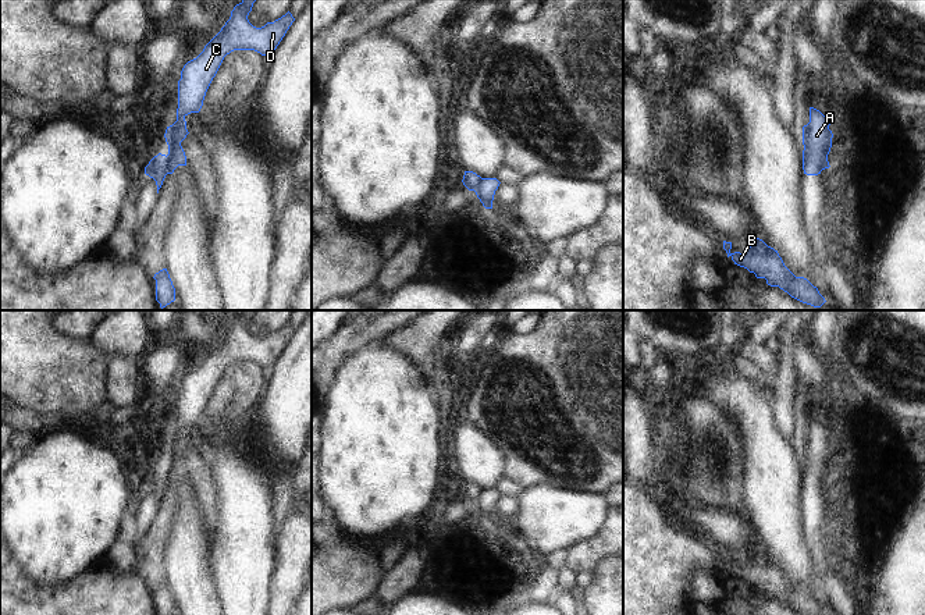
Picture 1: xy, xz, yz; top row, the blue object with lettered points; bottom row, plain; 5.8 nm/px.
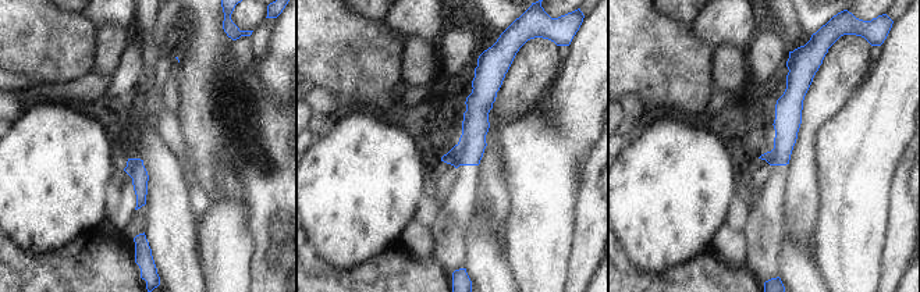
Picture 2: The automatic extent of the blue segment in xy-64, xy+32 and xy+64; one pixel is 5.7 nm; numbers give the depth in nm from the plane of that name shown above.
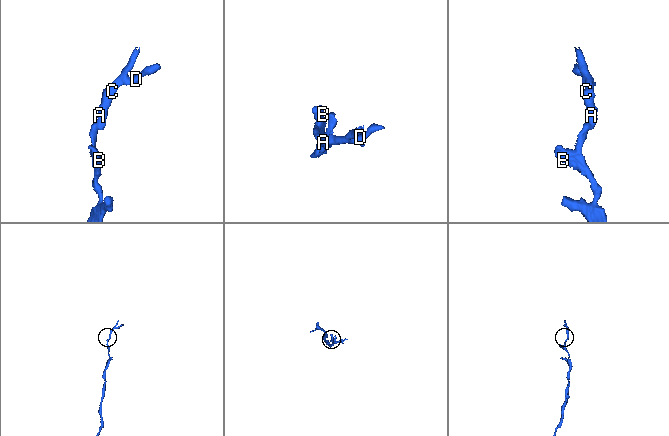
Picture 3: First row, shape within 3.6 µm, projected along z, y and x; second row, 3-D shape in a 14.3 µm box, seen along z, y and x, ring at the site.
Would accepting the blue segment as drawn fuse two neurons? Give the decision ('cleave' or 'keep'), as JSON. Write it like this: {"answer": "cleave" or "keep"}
{"answer": "cleave"}

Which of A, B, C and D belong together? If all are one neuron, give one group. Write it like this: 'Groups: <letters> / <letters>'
Groups: A C D / B

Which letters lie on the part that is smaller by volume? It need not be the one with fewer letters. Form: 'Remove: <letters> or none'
Remove: A, C, D

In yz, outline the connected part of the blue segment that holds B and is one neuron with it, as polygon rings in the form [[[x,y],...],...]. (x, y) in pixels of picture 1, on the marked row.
[[[757,238],[755,243],[746,248],[744,253],[732,253],[732,242],[723,241],[723,249],[734,264],[754,273],[757,278],[765,278],[771,287],[779,287],[791,298],[821,308],[826,301],[807,278],[796,277],[783,263],[778,250],[768,246],[762,239]]]

